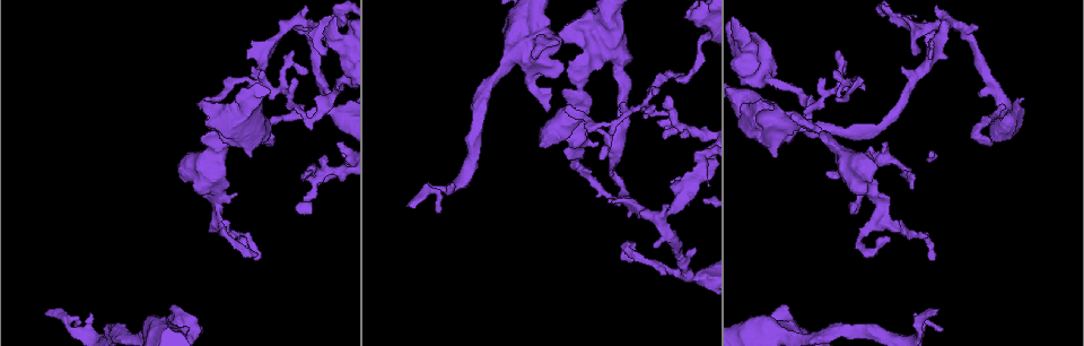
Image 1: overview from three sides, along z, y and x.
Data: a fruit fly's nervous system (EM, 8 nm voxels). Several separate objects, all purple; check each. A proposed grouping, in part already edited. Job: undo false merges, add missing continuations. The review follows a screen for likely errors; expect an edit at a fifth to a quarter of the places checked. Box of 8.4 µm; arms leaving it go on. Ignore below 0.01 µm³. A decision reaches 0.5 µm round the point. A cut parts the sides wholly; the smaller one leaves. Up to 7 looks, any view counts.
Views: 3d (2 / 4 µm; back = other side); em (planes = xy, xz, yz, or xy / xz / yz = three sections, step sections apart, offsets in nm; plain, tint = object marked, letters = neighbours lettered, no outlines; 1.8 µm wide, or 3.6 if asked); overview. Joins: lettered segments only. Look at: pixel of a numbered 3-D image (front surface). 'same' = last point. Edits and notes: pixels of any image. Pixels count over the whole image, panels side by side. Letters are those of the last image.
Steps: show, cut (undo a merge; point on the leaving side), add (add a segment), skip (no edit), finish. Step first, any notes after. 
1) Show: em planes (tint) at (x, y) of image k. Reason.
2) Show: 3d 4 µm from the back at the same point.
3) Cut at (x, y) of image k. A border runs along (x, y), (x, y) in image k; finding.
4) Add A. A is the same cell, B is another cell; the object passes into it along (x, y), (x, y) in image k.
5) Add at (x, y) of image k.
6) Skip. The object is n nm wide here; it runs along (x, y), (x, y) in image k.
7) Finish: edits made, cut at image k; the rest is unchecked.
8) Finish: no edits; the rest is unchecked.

Show: 3d 2 µm at (644, 104) of image 1. A fork.

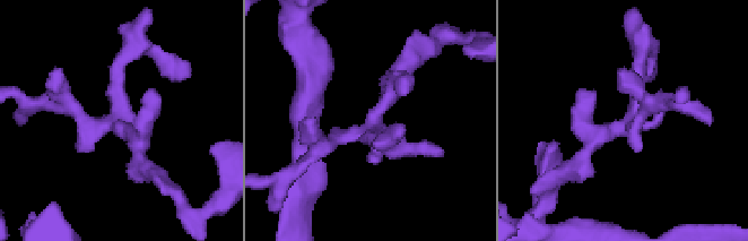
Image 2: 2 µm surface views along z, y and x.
Show: em 3.6 µm yz step 4 (tint) at (118, 124) of image 2. 3 arms meet here.

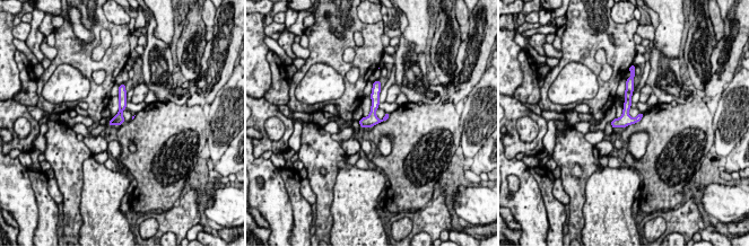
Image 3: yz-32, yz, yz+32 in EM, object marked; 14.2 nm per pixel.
Show: em 3.6 µm planes (letters) at the same point.

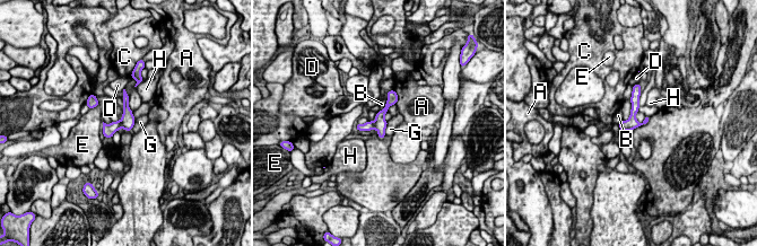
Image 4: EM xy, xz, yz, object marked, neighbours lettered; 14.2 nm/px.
Skip. The longest contact is with B, 300 nm; A, B, C, D, E, G and H are other cells; it runs along (391, 95), (380, 117), (359, 128) in image 4; one neuron here.

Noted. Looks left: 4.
Show: em 3.6 µm yz step 8 (tint) at (787, 124) of image 1. Thick turns thin.

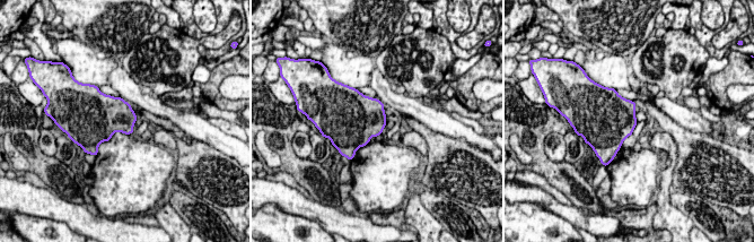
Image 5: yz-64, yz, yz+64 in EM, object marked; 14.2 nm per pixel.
Show: em 3.6 µm xy step 16 (letters) at the same point.

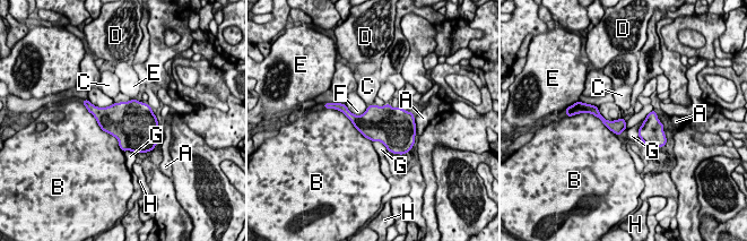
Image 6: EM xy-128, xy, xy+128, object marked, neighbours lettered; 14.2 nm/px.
Skip. A, B, C, D, E, F, G and H are other cells; a border runs along (645, 119), (639, 128), (637, 137) in image 6; all the same neuron.

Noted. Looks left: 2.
Show: em 3.6 µm planes (letters) at (46, 312) of image 1. An open end.

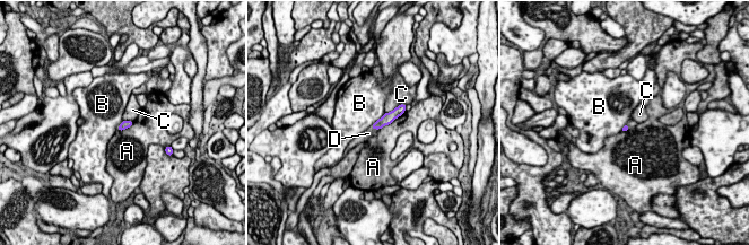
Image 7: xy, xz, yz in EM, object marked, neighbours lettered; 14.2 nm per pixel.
Add D. D is the same cell, A, B and C are other cells; the object passes into it along (388, 117), (374, 128), (368, 133) in image 7; the neuron continues.

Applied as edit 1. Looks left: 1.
Finish: edits made, add at image 7; the rest is unchecked.

